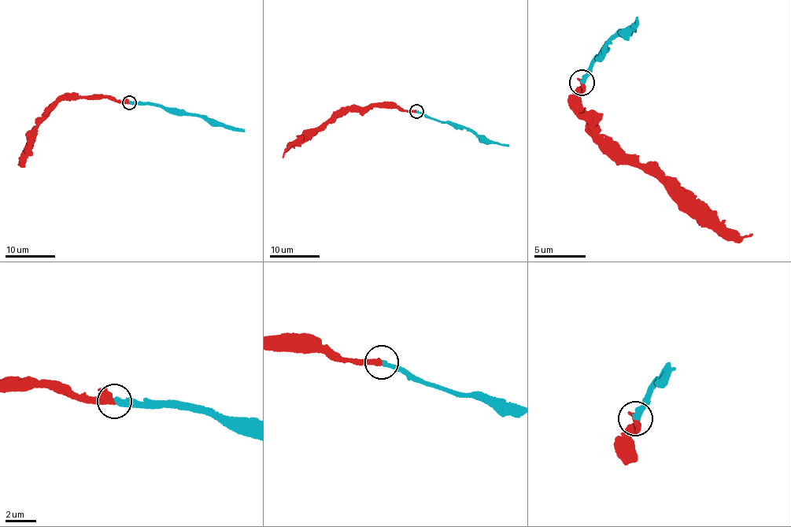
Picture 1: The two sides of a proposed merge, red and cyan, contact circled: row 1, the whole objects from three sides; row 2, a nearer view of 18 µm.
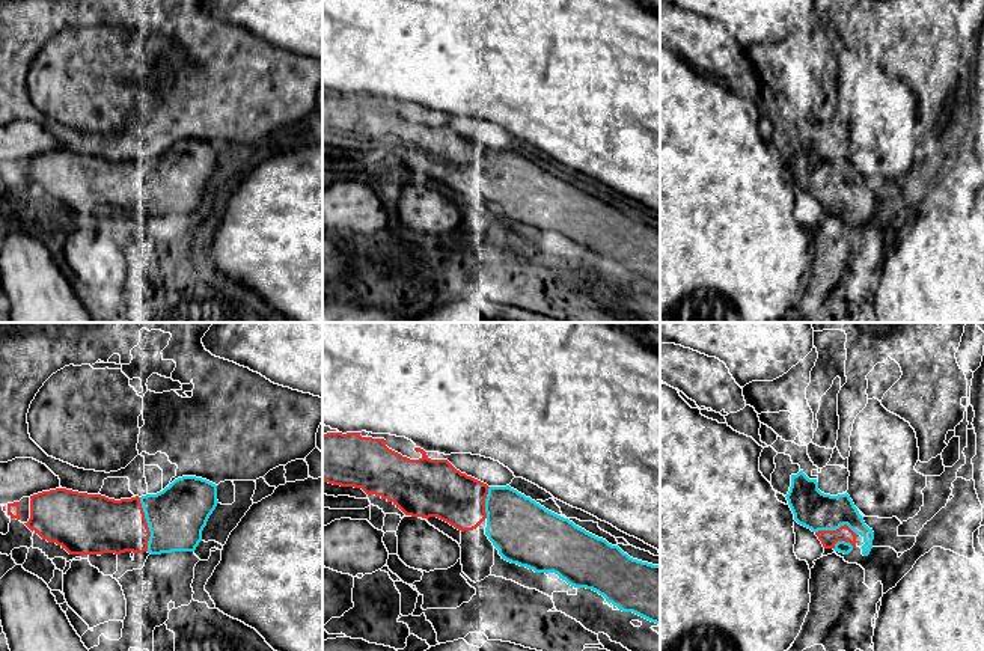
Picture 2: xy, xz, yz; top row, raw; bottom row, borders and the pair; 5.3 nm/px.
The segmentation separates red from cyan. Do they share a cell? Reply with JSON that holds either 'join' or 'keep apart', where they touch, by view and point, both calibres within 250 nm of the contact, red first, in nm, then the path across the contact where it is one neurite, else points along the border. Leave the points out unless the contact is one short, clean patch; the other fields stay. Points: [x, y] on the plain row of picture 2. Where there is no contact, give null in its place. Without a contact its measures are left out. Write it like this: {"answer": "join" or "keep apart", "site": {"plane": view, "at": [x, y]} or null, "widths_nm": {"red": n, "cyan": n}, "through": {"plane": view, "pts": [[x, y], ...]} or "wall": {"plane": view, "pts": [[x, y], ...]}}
{"answer": "join", "site": {"plane": "xy", "at": [146, 187]}, "widths_nm": {"red": 300, "cyan": 320}}

